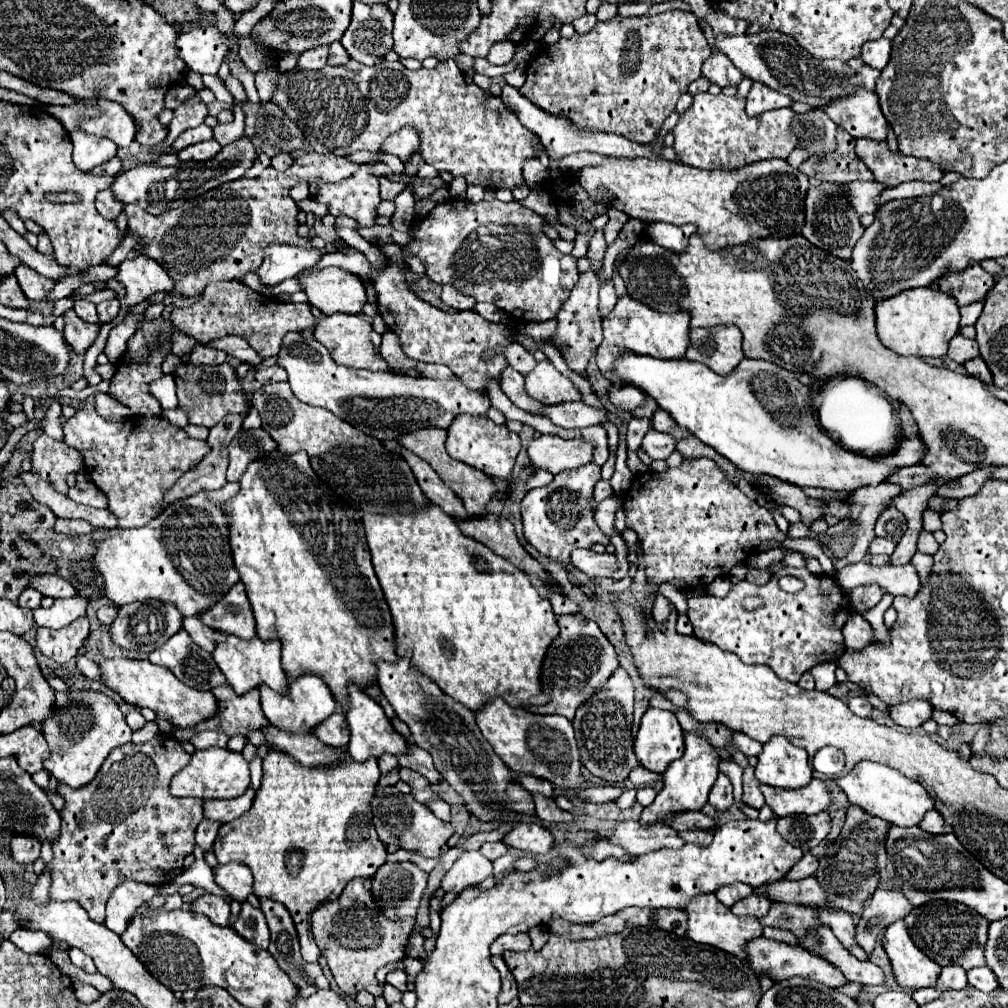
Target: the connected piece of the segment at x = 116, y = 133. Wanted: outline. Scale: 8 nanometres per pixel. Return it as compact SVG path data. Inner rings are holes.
M104 98L80 100L72 106L52 106L48 112L58 118L68 132L72 128L82 128L84 132L110 138L120 148L130 146L136 136L134 118L124 106Z

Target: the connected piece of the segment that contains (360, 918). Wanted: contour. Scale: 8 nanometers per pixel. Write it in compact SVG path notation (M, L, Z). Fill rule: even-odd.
M370 878L350 880L338 900L326 902L314 910L310 924L314 940L326 956L336 984L348 996L356 996L358 990L368 990L374 996L382 994L382 986L374 974L378 968L406 956L408 932L414 928L410 918L392 922L380 914L370 894Z

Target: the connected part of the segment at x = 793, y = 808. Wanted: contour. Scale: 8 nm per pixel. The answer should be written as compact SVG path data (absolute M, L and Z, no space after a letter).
M812 780L808 786L798 790L780 790L774 786L760 786L766 804L776 816L788 814L818 814L828 810L832 802L832 792L824 780Z

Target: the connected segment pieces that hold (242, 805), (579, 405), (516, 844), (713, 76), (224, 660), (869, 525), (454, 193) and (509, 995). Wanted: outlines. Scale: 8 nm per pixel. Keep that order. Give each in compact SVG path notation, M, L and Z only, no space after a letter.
M248 788L242 796L230 798L230 800L206 800L204 802L204 818L212 818L218 822L230 822L244 812L250 810L256 790Z
M564 402L556 406L542 406L540 416L552 420L552 424L562 428L586 428L596 426L606 420L606 412L598 408L590 408L584 402Z
M516 824L504 838L502 842L510 848L522 850L522 852L532 852L532 854L546 854L552 844L554 838L552 834L538 826L538 824Z
M714 52L702 64L702 76L706 76L712 84L718 84L720 88L740 84L740 80L744 78L744 74L722 52Z
M226 634L226 640L216 646L212 656L236 694L244 694L250 688L258 688L260 684L266 684L266 686L274 688L276 692L286 692L286 688L288 688L286 672L280 666L280 642L276 638L260 640L256 636L252 640L240 640L238 636Z
M886 482L876 484L876 486L862 486L862 488L854 490L852 496L850 496L850 500L848 500L850 516L846 516L846 518L842 518L838 524L830 526L824 534L816 534L816 532L812 532L806 524L796 522L796 524L790 524L788 536L792 536L792 538L812 538L812 540L818 540L820 546L822 546L822 550L824 550L824 554L832 560L834 568L840 570L840 568L846 566L846 564L860 562L860 560L868 554L868 546L870 546L870 542L876 538L876 534L874 534L874 524L876 524L878 516L880 516L886 508L890 508L890 500L896 498L900 492L902 492L900 486L896 486L896 484L886 484Z
M463 177L454 178L449 186L450 196L453 199L466 199L467 183Z
M492 956L492 964L496 966L496 970L500 972L502 976L502 990L500 990L500 996L498 996L498 1002L510 1002L512 998L516 998L516 980L512 976L512 972L508 970L508 966L504 964L502 956Z

